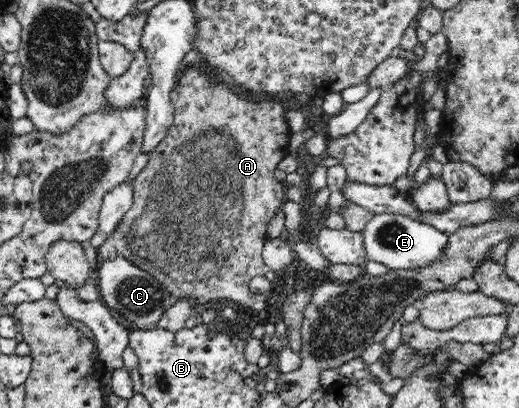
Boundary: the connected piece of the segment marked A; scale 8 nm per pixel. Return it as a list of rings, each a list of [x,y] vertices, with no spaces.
[[[203,66],[184,68],[183,74],[177,81],[177,86],[171,91],[170,99],[174,108],[173,124],[169,126],[169,132],[161,140],[161,144],[149,155],[146,166],[132,182],[133,204],[127,211],[127,215],[121,220],[121,223],[118,223],[117,229],[112,231],[106,242],[98,248],[99,260],[109,260],[117,256],[127,258],[132,264],[159,280],[161,285],[174,298],[181,296],[183,299],[189,299],[191,297],[203,305],[209,302],[216,302],[216,300],[221,302],[233,301],[238,305],[253,308],[255,311],[265,310],[271,304],[269,292],[253,294],[249,290],[249,284],[251,284],[251,280],[255,276],[265,276],[269,280],[277,276],[273,270],[265,265],[262,251],[268,240],[267,226],[269,226],[270,220],[276,216],[277,210],[283,207],[283,202],[286,199],[285,185],[283,185],[283,181],[276,179],[273,173],[275,168],[278,168],[277,164],[285,158],[285,153],[289,146],[291,132],[285,117],[285,106],[281,102],[253,102],[253,100],[247,100],[247,98],[235,94],[228,83],[211,75]]]

